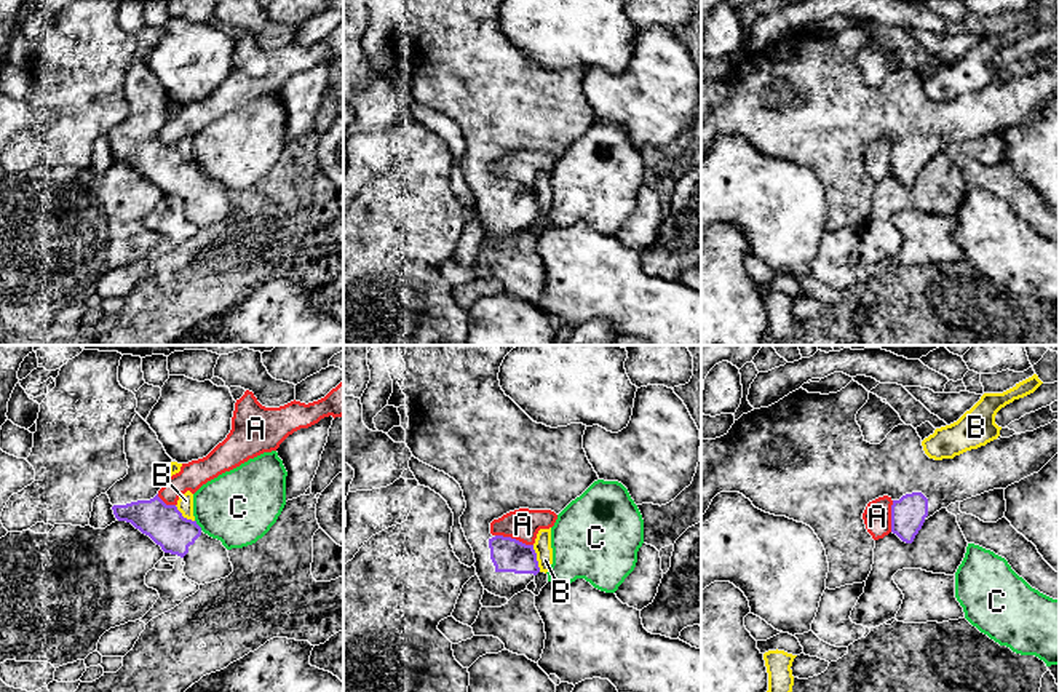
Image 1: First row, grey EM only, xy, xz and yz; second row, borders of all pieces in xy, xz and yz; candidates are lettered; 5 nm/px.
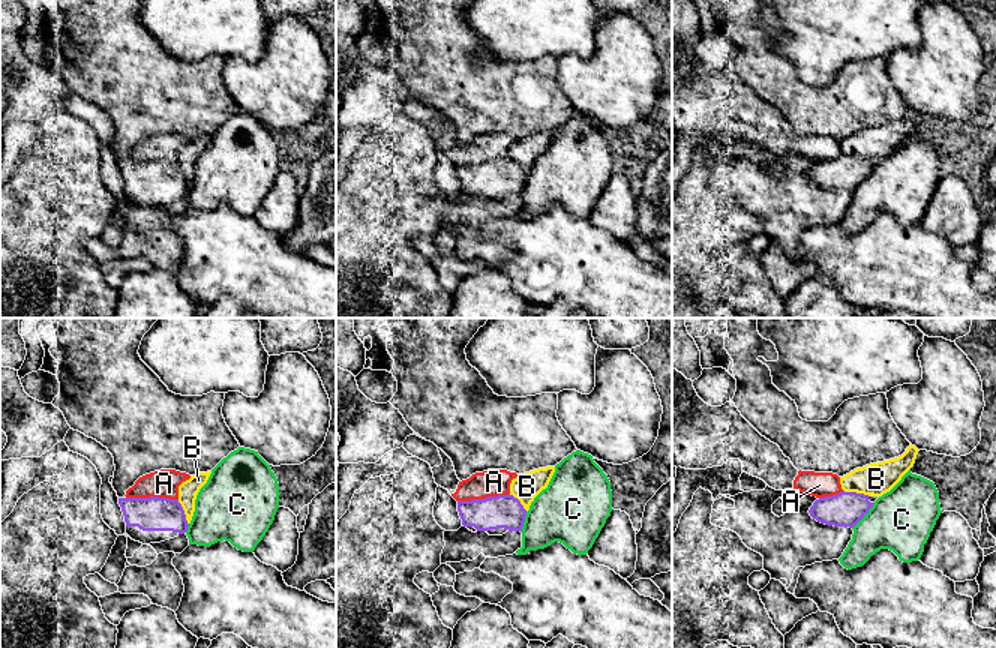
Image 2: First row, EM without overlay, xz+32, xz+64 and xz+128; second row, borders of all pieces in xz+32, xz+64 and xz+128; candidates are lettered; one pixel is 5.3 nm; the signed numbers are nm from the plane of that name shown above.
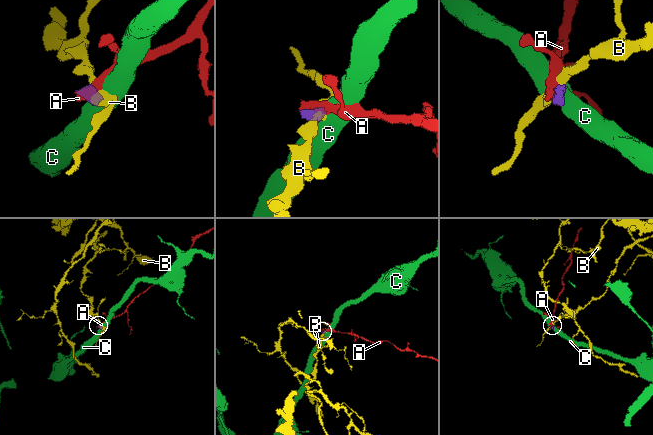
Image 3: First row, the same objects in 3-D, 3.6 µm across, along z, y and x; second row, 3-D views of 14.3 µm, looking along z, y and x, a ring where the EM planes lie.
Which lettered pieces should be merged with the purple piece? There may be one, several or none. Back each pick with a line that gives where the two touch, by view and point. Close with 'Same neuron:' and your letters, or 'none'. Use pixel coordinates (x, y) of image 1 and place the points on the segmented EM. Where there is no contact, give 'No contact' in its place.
Same neuron: none

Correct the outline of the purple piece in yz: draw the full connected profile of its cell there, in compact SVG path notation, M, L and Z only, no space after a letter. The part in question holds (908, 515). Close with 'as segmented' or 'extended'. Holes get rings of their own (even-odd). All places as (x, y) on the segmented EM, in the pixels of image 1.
M855 380L829 395L799 388L768 408L743 414L727 435L701 439L701 515L706 513L717 494L740 492L765 513L810 526L826 550L829 563L826 588L835 590L866 582L872 571L875 540L863 519L869 502L888 495L893 500L891 532L902 542L912 543L923 523L941 508L994 489L1006 489L1038 473L1059 452L1057 420L1033 432L994 439L986 446L942 460L930 459L917 430L906 424L894 427L880 444L871 444L856 422L856 414L867 400L869 392Z; extended

